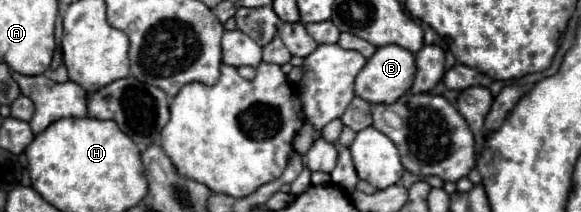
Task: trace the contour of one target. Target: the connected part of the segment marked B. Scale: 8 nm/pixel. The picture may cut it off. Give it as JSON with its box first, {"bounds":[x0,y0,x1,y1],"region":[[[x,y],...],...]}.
{"bounds":[356,44,416,104],"region":[[[396,44],[380,46],[374,56],[366,62],[366,66],[356,76],[356,94],[372,104],[392,104],[402,94],[406,94],[412,86],[412,76],[416,74],[414,54]]]}

